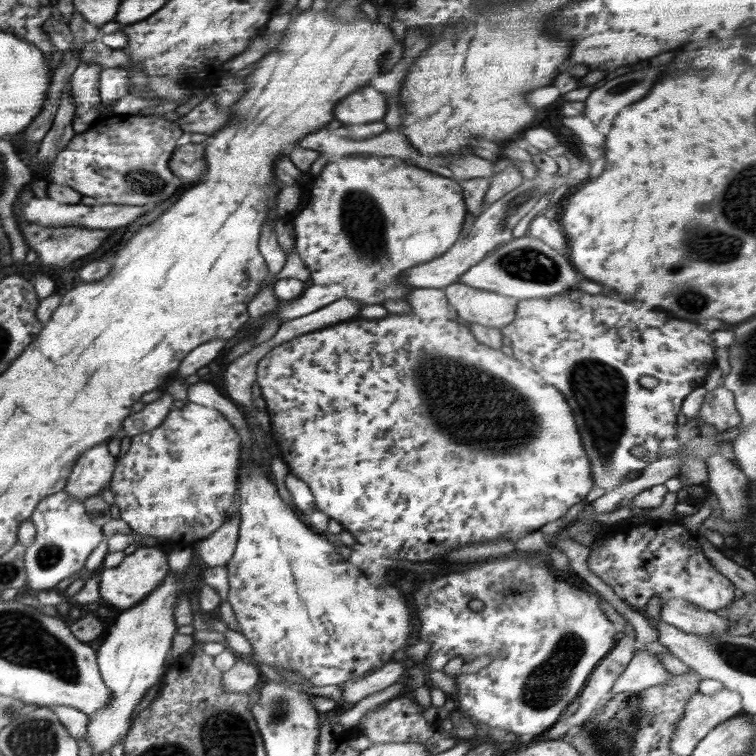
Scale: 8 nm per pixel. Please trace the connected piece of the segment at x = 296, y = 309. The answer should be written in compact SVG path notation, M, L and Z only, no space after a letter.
M316 284L310 285L304 289L301 296L292 300L291 304L286 305L278 313L272 315L268 320L273 317L280 316L281 324L286 320L294 320L300 318L300 316L306 316L334 300L338 300L342 296L342 290L338 286L330 288L330 286L316 286Z

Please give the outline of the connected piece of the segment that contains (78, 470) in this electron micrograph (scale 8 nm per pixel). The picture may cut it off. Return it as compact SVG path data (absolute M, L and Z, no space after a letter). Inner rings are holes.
M106 444L94 446L94 450L90 450L90 454L86 454L78 466L74 466L64 492L84 502L89 496L109 490L110 482L115 476L113 470L116 463L117 458L110 455Z

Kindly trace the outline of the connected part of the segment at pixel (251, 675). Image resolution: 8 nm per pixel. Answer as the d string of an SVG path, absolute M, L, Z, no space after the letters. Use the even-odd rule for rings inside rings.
M237 658L236 664L223 672L222 688L232 692L251 692L263 670L255 661Z

